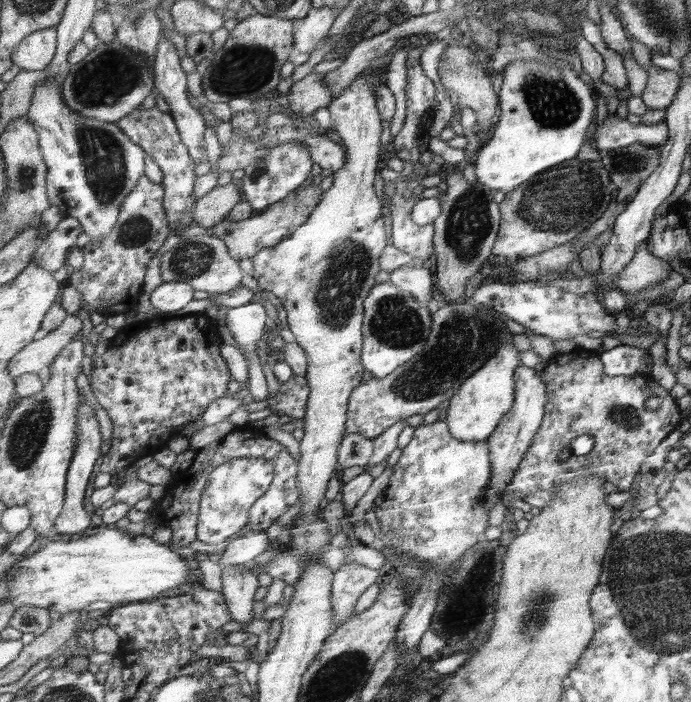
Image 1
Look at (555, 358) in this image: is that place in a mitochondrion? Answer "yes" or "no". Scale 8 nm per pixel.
no

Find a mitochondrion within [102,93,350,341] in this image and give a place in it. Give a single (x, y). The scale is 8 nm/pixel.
(194, 258)

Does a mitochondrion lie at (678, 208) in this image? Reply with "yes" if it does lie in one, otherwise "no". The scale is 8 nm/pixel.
no

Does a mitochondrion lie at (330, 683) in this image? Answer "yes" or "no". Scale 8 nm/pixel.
yes

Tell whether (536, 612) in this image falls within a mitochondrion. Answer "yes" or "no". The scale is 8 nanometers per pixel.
yes

